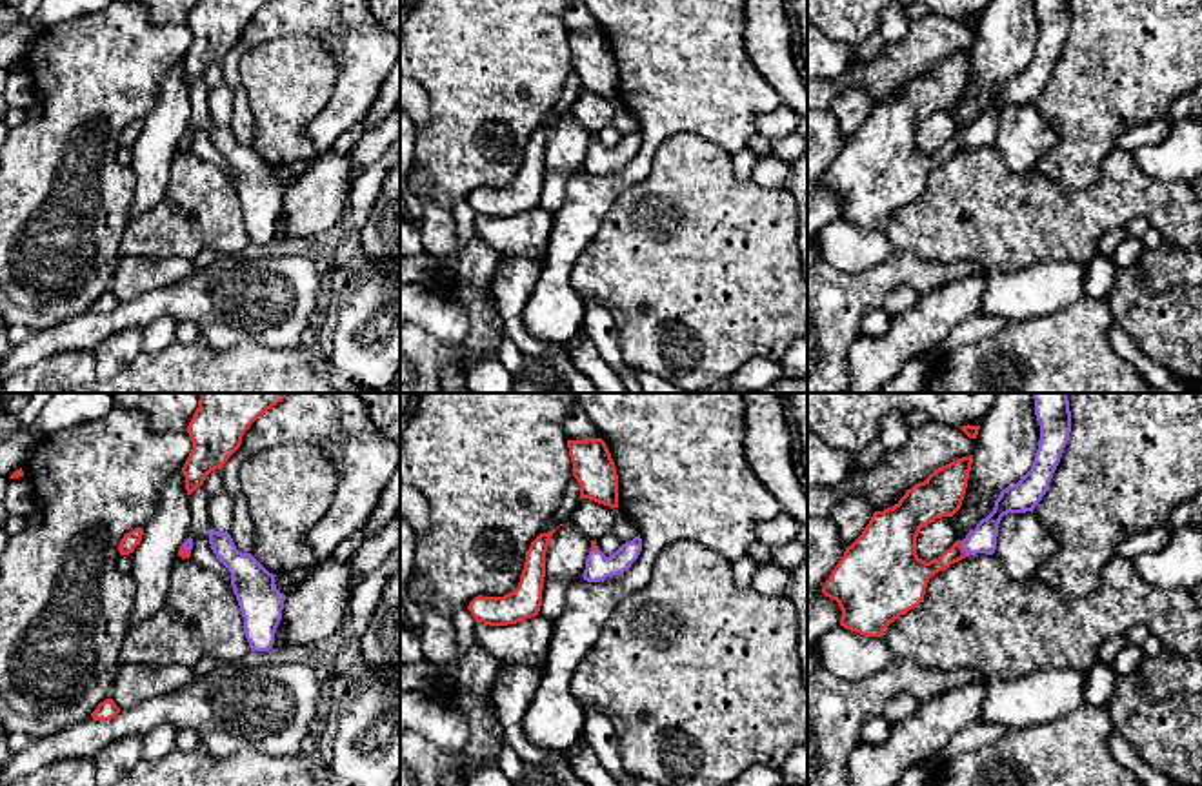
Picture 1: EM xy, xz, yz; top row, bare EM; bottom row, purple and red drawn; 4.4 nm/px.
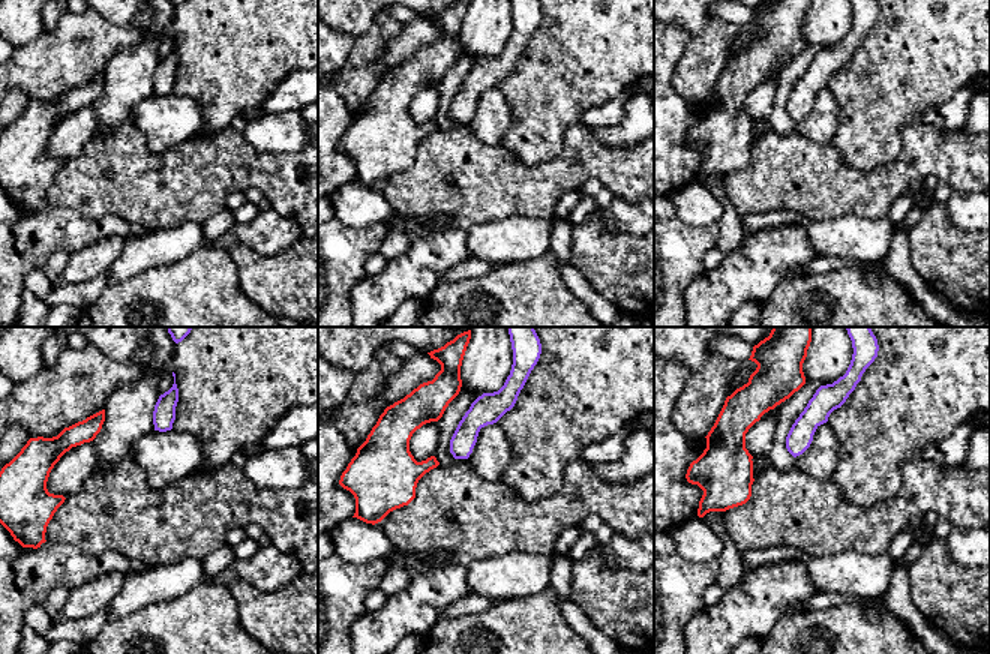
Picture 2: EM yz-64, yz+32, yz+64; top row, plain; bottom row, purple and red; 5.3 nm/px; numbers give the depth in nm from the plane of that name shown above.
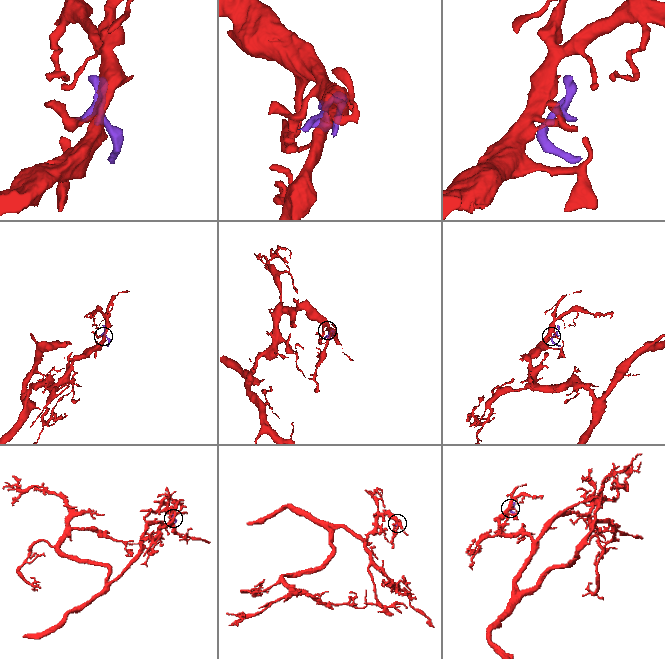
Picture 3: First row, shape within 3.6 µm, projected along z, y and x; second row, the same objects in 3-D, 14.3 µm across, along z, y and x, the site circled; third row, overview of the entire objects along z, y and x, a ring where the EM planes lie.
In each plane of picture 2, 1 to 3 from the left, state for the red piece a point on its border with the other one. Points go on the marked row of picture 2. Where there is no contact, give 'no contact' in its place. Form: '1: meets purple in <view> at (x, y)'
1: no contact
2: no contact
3: no contact

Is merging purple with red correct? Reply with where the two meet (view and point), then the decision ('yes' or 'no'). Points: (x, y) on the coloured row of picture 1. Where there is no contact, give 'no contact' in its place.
yz (962, 546) | yes

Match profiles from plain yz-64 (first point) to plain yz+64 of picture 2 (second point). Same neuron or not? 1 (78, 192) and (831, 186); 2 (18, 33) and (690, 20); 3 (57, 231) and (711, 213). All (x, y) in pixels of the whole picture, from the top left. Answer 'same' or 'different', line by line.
1: same
2: same
3: different

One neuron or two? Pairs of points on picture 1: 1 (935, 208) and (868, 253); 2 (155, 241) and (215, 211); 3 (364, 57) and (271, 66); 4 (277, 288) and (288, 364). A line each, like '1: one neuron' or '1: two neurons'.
1: two neurons
2: one neuron
3: two neurons
4: two neurons

